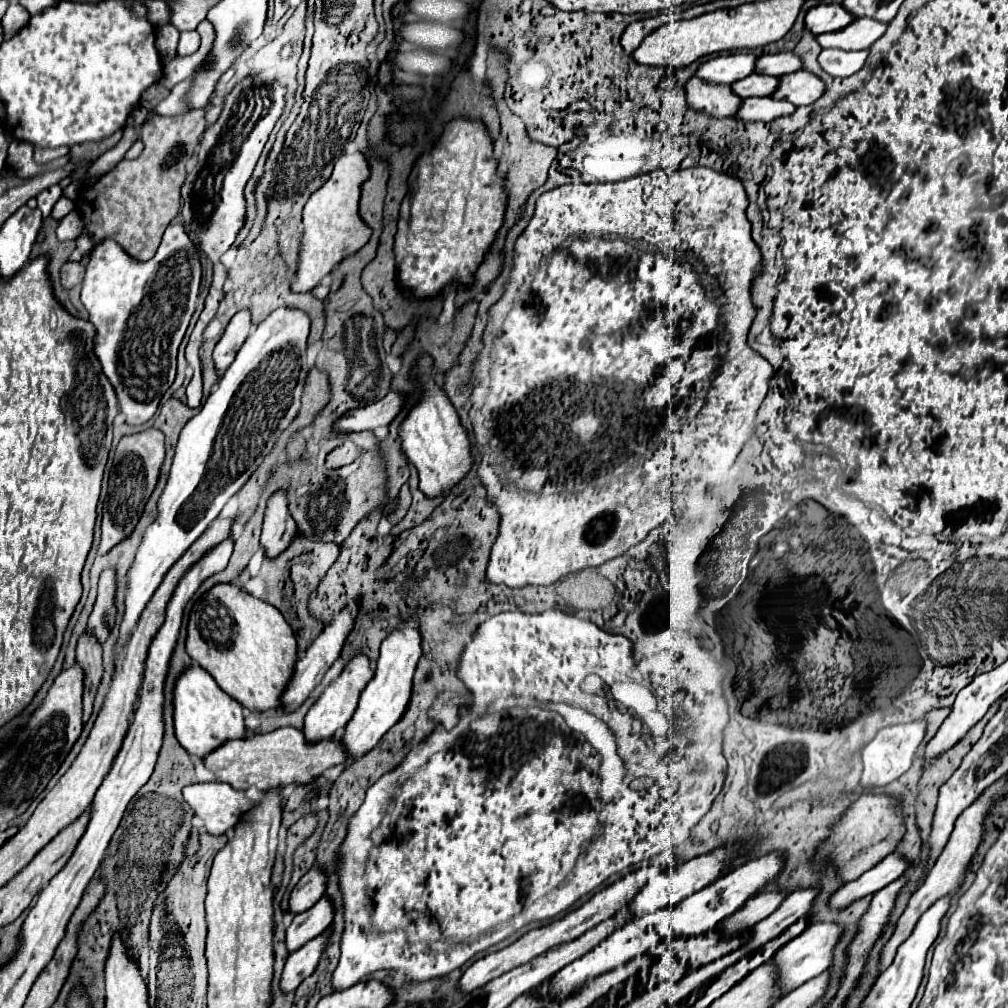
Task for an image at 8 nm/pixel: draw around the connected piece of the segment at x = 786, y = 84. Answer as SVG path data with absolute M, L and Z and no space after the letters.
M800 70L796 74L788 74L780 78L780 86L776 94L772 94L772 98L788 100L794 106L804 106L804 104L816 102L824 94L824 90L826 86L816 74Z

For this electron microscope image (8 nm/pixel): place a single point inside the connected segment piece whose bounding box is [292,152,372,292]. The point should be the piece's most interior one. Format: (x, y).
(333, 229)

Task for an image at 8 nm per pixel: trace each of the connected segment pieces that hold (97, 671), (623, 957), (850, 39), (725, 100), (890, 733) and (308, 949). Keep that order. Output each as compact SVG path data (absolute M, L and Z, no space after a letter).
M84 632L78 640L78 652L76 652L76 660L84 670L84 710L82 710L82 722L86 724L90 714L92 714L92 706L94 706L94 696L98 692L104 668L102 668L102 648L100 644L88 636L88 632Z
M648 914L646 918L634 918L632 922L628 922L628 926L622 926L620 930L610 934L604 942L600 942L600 946L596 946L594 950L590 950L582 958L574 960L572 964L568 964L560 972L556 972L538 990L540 990L540 994L544 994L548 998L566 998L570 992L576 992L576 988L580 988L584 982L604 974L608 970L614 970L616 966L622 966L624 962L628 962L640 954L648 954L650 948L656 944L658 944L658 916Z
M856 18L852 26L846 26L840 32L820 34L818 44L822 48L842 48L842 50L866 50L870 48L884 32L888 24L870 20L870 18Z
M698 76L688 80L686 100L690 108L696 108L716 118L734 116L744 102L732 92L728 84L710 84L710 82L700 80Z
M926 718L882 728L876 734L876 738L870 744L866 744L864 750L862 750L864 772L862 772L860 784L862 786L886 786L888 782L902 776L912 766L916 750L920 746L920 742L924 740L924 734L926 734Z
M326 928L320 936L312 938L308 944L304 944L302 948L298 948L296 952L292 952L286 960L286 966L284 966L284 972L282 972L282 980L280 980L280 986L282 990L296 990L298 984L308 978L316 966L318 966L318 960L324 952L324 946L328 944L328 934L332 930Z

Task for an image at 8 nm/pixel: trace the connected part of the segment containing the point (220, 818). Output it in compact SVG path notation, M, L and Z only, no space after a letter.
M216 782L186 786L184 800L194 808L196 816L204 820L204 828L214 836L232 830L240 818L254 808L254 802L248 800L244 792Z

